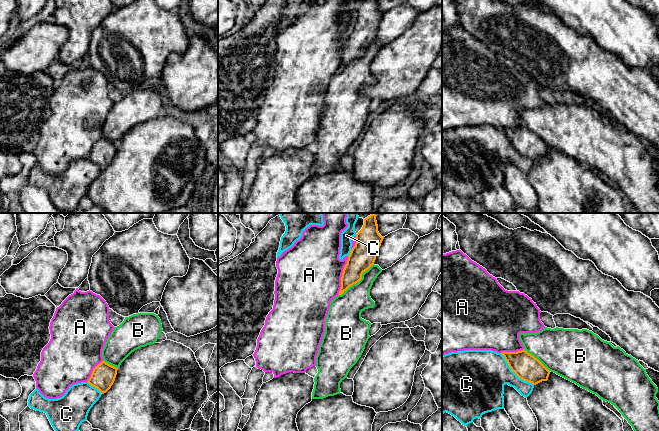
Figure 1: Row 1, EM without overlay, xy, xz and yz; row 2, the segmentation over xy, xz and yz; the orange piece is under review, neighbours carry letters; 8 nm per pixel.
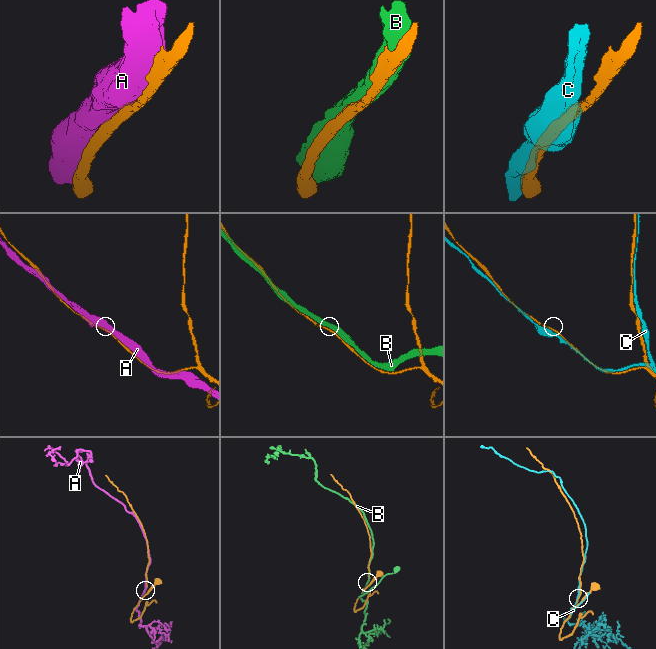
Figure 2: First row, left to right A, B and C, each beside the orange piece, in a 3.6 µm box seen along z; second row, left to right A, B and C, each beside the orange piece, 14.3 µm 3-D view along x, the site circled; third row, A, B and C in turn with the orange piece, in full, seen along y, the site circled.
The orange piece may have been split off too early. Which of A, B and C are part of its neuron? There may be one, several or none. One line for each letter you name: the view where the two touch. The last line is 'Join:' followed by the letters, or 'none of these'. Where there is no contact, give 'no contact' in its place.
Join: none of these

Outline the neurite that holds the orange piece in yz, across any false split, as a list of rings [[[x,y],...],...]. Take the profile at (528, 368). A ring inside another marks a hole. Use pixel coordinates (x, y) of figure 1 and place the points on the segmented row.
[[[526,350],[502,352],[511,370],[522,380],[536,385],[547,381],[550,371]]]

